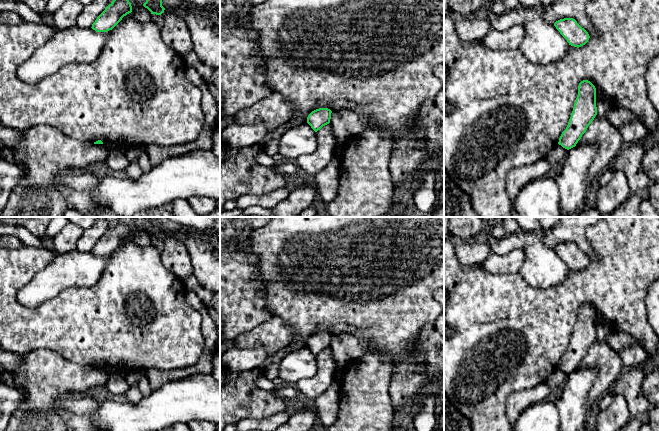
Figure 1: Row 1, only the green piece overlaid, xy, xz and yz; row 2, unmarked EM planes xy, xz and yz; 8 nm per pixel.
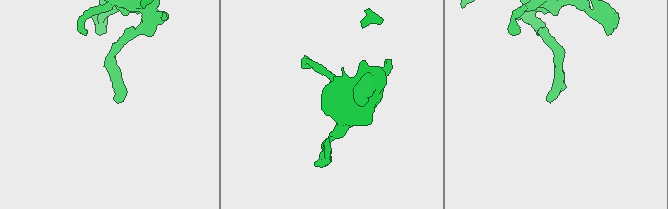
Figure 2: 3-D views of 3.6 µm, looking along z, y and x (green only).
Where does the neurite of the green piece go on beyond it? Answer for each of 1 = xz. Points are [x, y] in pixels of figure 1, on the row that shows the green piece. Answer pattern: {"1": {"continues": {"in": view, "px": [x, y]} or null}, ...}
{"1": {"continues": null}}

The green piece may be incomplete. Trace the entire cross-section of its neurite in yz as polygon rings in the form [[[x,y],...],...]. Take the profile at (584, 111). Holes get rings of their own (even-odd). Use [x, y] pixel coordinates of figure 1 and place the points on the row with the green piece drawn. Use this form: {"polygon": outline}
{"polygon": [[[583,80],[579,83],[571,117],[558,144],[567,150],[575,147],[596,115],[596,88],[590,81]]]}

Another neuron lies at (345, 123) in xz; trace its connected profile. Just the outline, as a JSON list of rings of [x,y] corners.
[[[347,109],[332,111],[330,123],[338,147],[351,136],[363,132],[367,126],[365,119]]]

